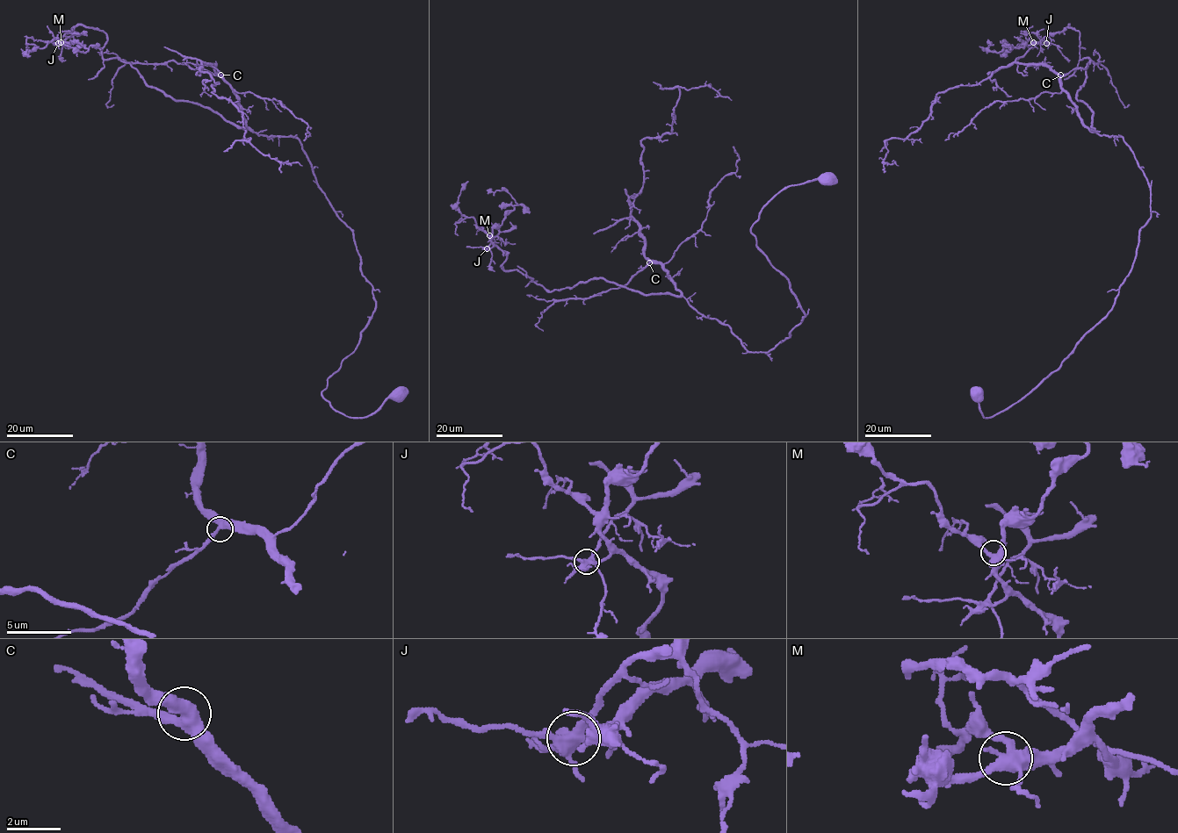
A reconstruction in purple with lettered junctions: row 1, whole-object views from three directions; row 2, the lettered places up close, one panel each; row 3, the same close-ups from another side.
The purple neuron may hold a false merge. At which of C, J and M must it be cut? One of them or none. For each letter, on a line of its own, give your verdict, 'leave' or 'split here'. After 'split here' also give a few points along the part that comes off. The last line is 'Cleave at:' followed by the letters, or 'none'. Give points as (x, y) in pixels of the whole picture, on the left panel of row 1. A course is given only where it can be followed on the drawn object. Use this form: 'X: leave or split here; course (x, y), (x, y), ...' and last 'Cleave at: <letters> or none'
C: leave
J: split here; course (58, 43), (66, 33), (70, 33), (79, 44), (77, 56)
M: leave
Cleave at: J

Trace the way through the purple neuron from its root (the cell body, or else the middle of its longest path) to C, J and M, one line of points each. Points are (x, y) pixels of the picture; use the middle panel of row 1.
C: (828, 176), (785, 187), (751, 227), (805, 314), (769, 352), (749, 352), (649, 262)
J: (828, 176), (785, 187), (751, 227), (805, 314), (769, 352), (682, 297), (602, 278), (548, 291), (487, 248)
M: (828, 176), (751, 227), (805, 314), (769, 352), (682, 297), (548, 291), (489, 235)

